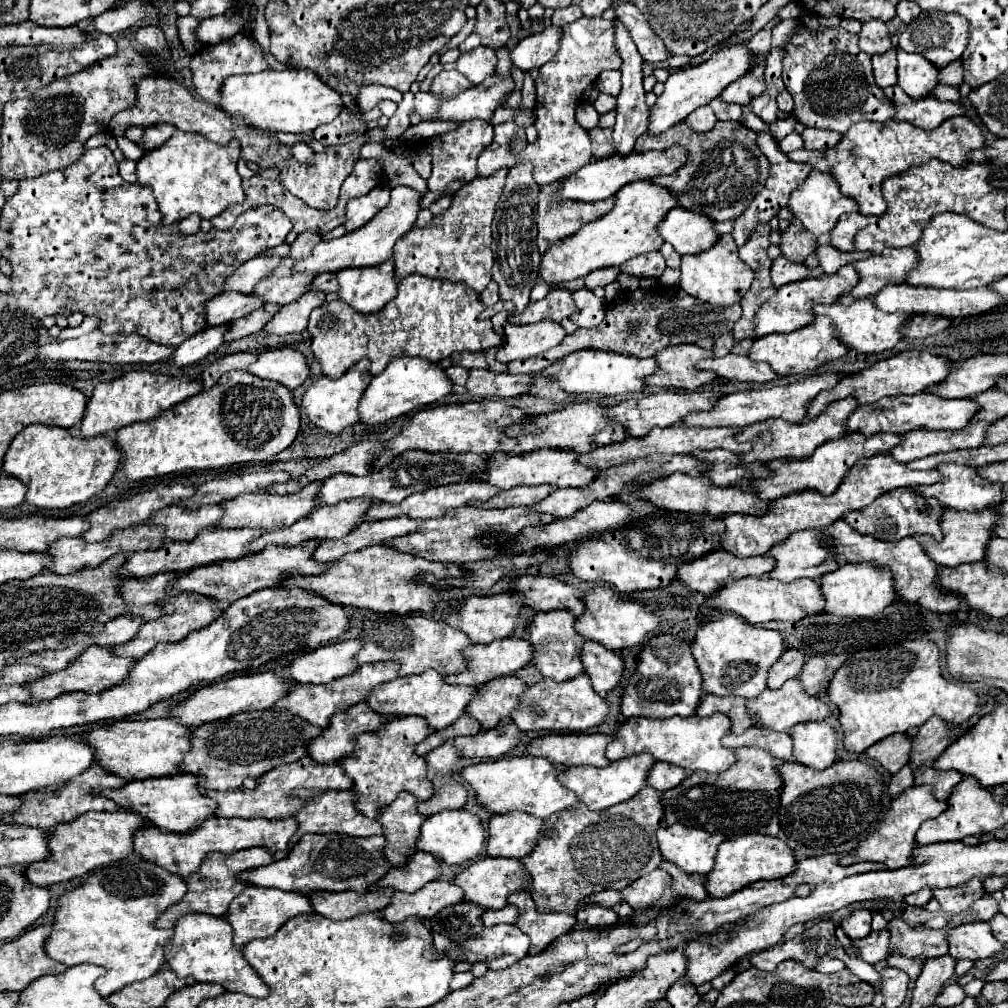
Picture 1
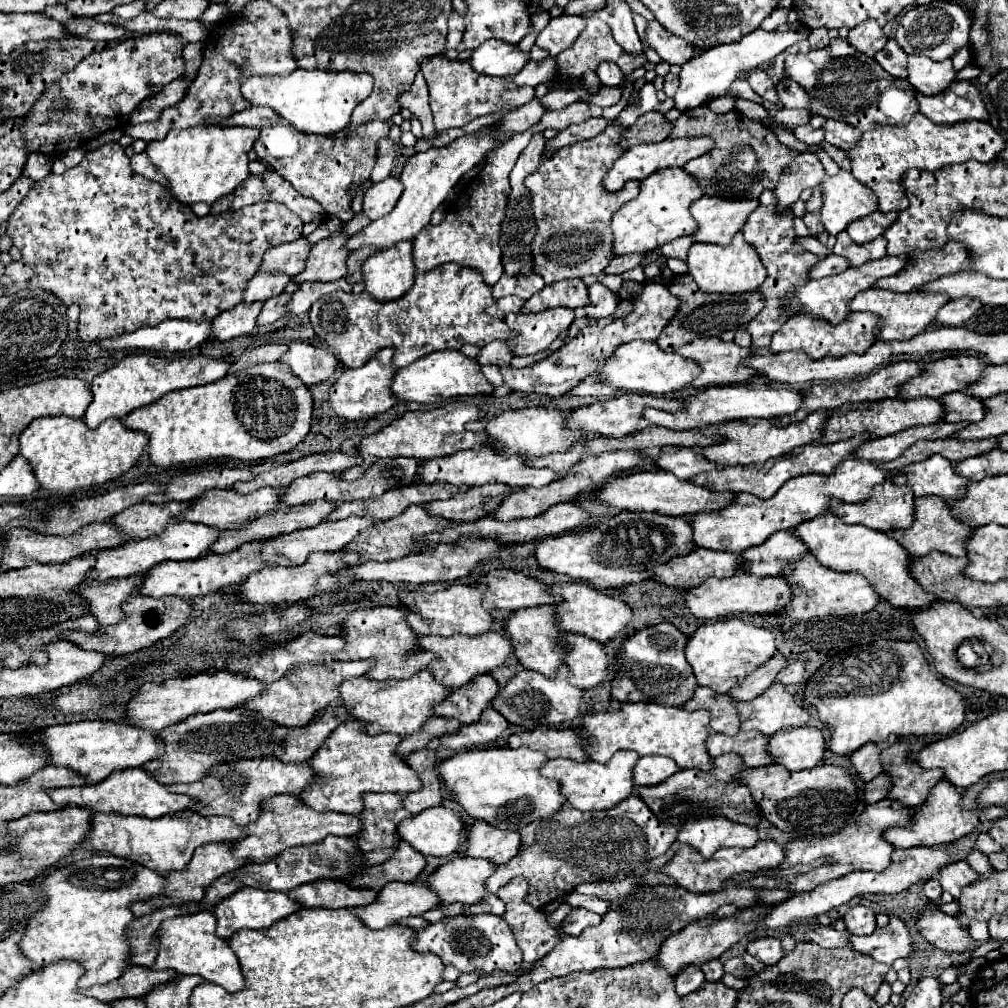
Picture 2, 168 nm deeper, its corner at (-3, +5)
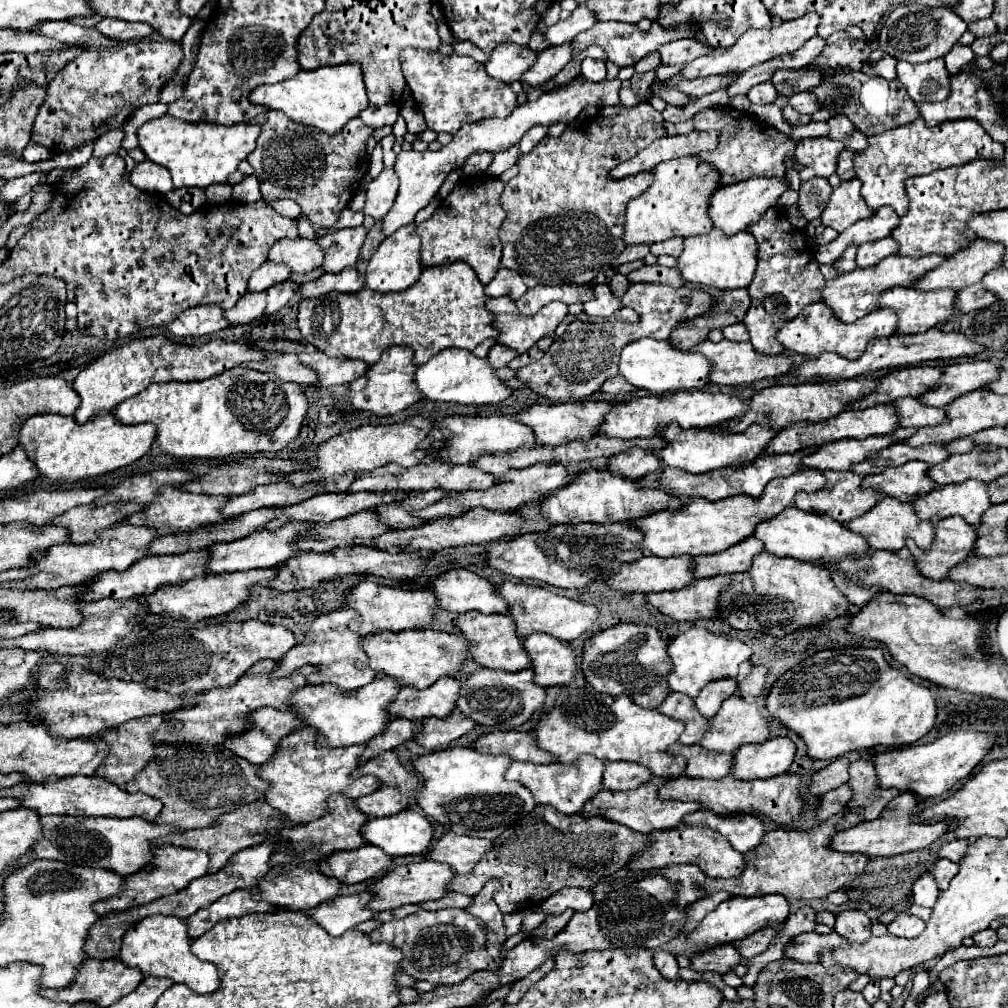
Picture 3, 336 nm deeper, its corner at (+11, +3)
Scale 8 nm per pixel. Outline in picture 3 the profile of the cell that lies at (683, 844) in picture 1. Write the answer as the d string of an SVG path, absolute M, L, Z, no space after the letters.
M701 809L683 817L683 825L699 825L721 833L739 853L749 853L763 839L763 823L755 815L717 815Z

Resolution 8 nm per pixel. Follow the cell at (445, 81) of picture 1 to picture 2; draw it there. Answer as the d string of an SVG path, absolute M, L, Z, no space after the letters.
M433 55L423 57L419 61L419 69L429 85L429 103L433 109L433 123L437 131L445 129L461 129L467 123L471 123L475 117L491 115L501 111L503 107L521 107L529 103L535 97L533 87L519 87L507 77L489 77L483 73L477 73L469 61L457 61L447 59L445 55Z

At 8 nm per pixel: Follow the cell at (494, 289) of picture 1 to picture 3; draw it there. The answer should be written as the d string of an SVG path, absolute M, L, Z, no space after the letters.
M501 267L497 271L497 275L493 277L493 281L485 287L485 295L489 295L489 297L503 297L503 295L507 295L507 297L511 297L515 301L519 297L523 297L525 291L527 291L527 285L523 283L521 275L517 271L505 269L505 267Z

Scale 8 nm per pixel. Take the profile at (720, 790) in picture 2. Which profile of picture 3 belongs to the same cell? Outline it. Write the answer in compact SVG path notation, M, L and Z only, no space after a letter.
M673 777L669 779L655 779L655 781L649 781L633 791L609 791L609 789L603 789L599 795L595 795L589 803L585 803L583 807L583 815L605 815L607 819L613 819L621 825L627 825L629 829L633 831L639 831L639 833L653 833L653 831L667 831L667 829L675 829L679 823L681 823L681 817L685 813L693 813L693 811L699 811L703 809L701 803L681 803L681 801L663 801L659 797L659 789L671 781Z

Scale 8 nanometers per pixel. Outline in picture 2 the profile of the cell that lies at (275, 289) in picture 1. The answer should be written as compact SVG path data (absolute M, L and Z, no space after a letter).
M341 233L329 239L319 241L309 257L307 257L307 267L303 273L293 277L295 281L337 281L343 275L347 275L347 241L349 233Z

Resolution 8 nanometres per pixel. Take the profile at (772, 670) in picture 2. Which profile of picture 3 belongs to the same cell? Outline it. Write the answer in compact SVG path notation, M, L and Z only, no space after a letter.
M719 679L709 683L695 699L697 709L701 711L701 715L705 717L713 717L715 711L721 707L721 703L731 697L737 691L737 679Z

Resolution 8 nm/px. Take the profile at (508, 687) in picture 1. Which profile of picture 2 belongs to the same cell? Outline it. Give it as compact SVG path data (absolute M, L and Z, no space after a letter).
M479 675L467 685L451 691L443 701L435 703L435 715L457 719L459 723L479 721L485 707L489 707L491 697L501 689L501 685L491 675Z

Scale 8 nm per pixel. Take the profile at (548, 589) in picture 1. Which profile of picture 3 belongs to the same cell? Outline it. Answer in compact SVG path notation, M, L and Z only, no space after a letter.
M451 569L431 579L431 589L437 595L437 605L451 613L507 613L507 603L497 587L467 569Z

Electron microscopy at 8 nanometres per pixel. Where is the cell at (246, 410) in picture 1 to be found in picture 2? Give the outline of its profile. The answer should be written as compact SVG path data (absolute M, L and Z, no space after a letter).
M263 363L199 387L177 389L125 417L133 431L149 435L149 457L159 467L231 457L259 461L291 451L311 429L313 395L285 363Z

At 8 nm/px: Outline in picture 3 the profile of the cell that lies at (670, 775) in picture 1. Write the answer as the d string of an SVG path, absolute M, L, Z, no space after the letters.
M607 763L603 785L611 791L627 791L637 789L651 777L653 773L647 767L639 767L639 763Z

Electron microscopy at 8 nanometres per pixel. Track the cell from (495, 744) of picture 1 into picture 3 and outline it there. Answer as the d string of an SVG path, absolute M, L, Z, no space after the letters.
M453 711L445 719L425 719L421 731L417 731L413 739L427 751L441 751L441 749L447 749L449 743L463 737L475 727L477 723L473 723L471 719L465 719L461 711Z

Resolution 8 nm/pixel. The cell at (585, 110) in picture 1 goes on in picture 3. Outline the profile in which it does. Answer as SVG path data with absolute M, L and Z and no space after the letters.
M487 175L459 181L443 201L445 207L439 207L431 219L417 225L417 235L421 237L421 265L429 267L463 261L471 265L479 281L487 285L495 277L501 261L501 243L497 233L507 215L499 203L503 187L505 183L499 177Z

